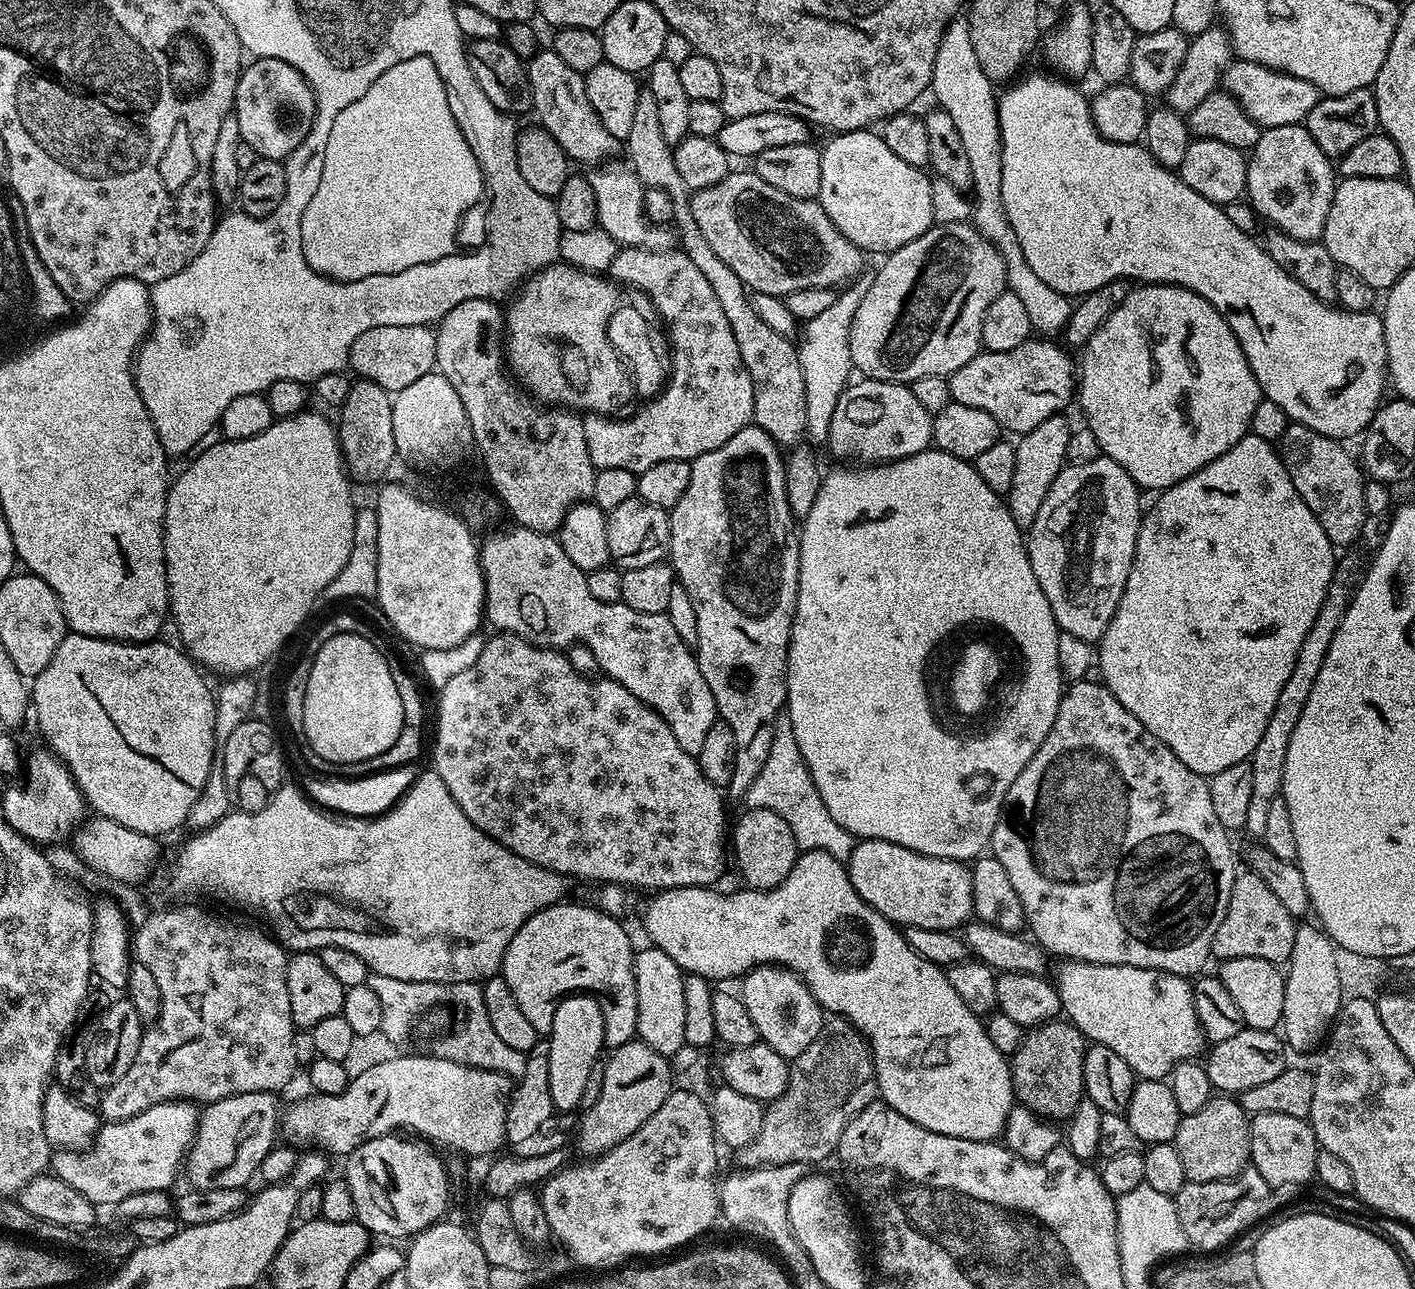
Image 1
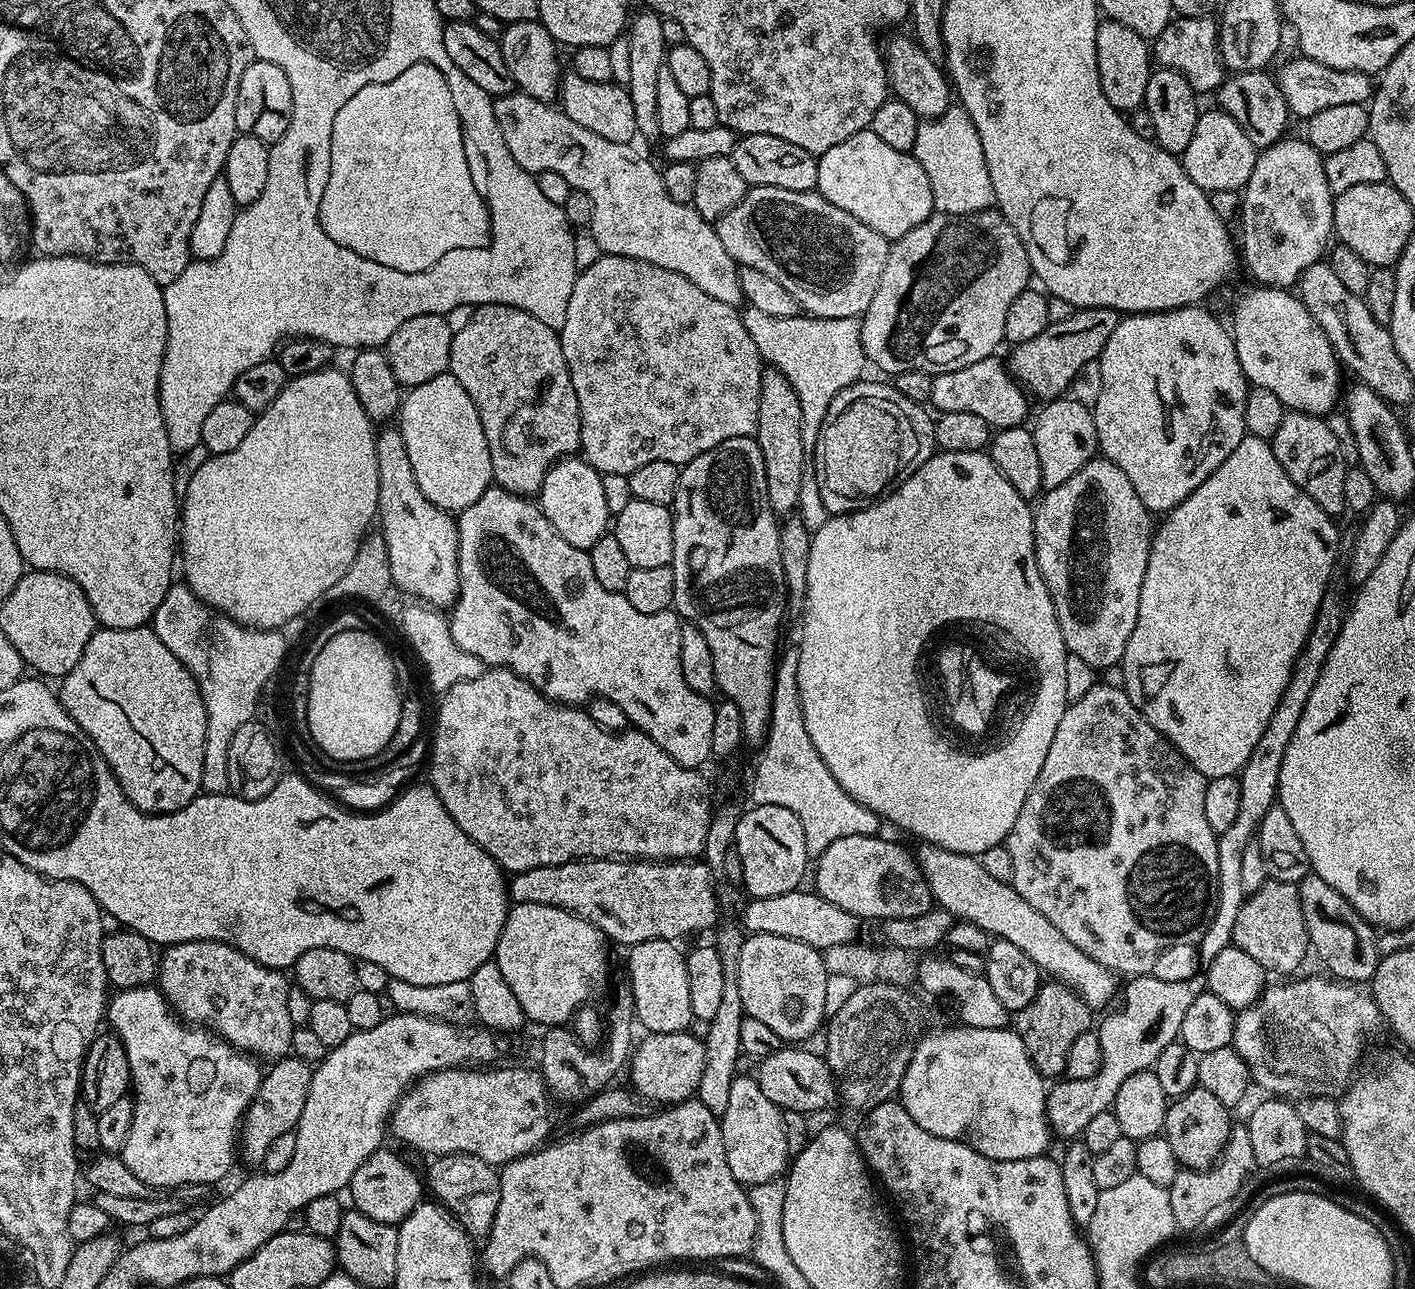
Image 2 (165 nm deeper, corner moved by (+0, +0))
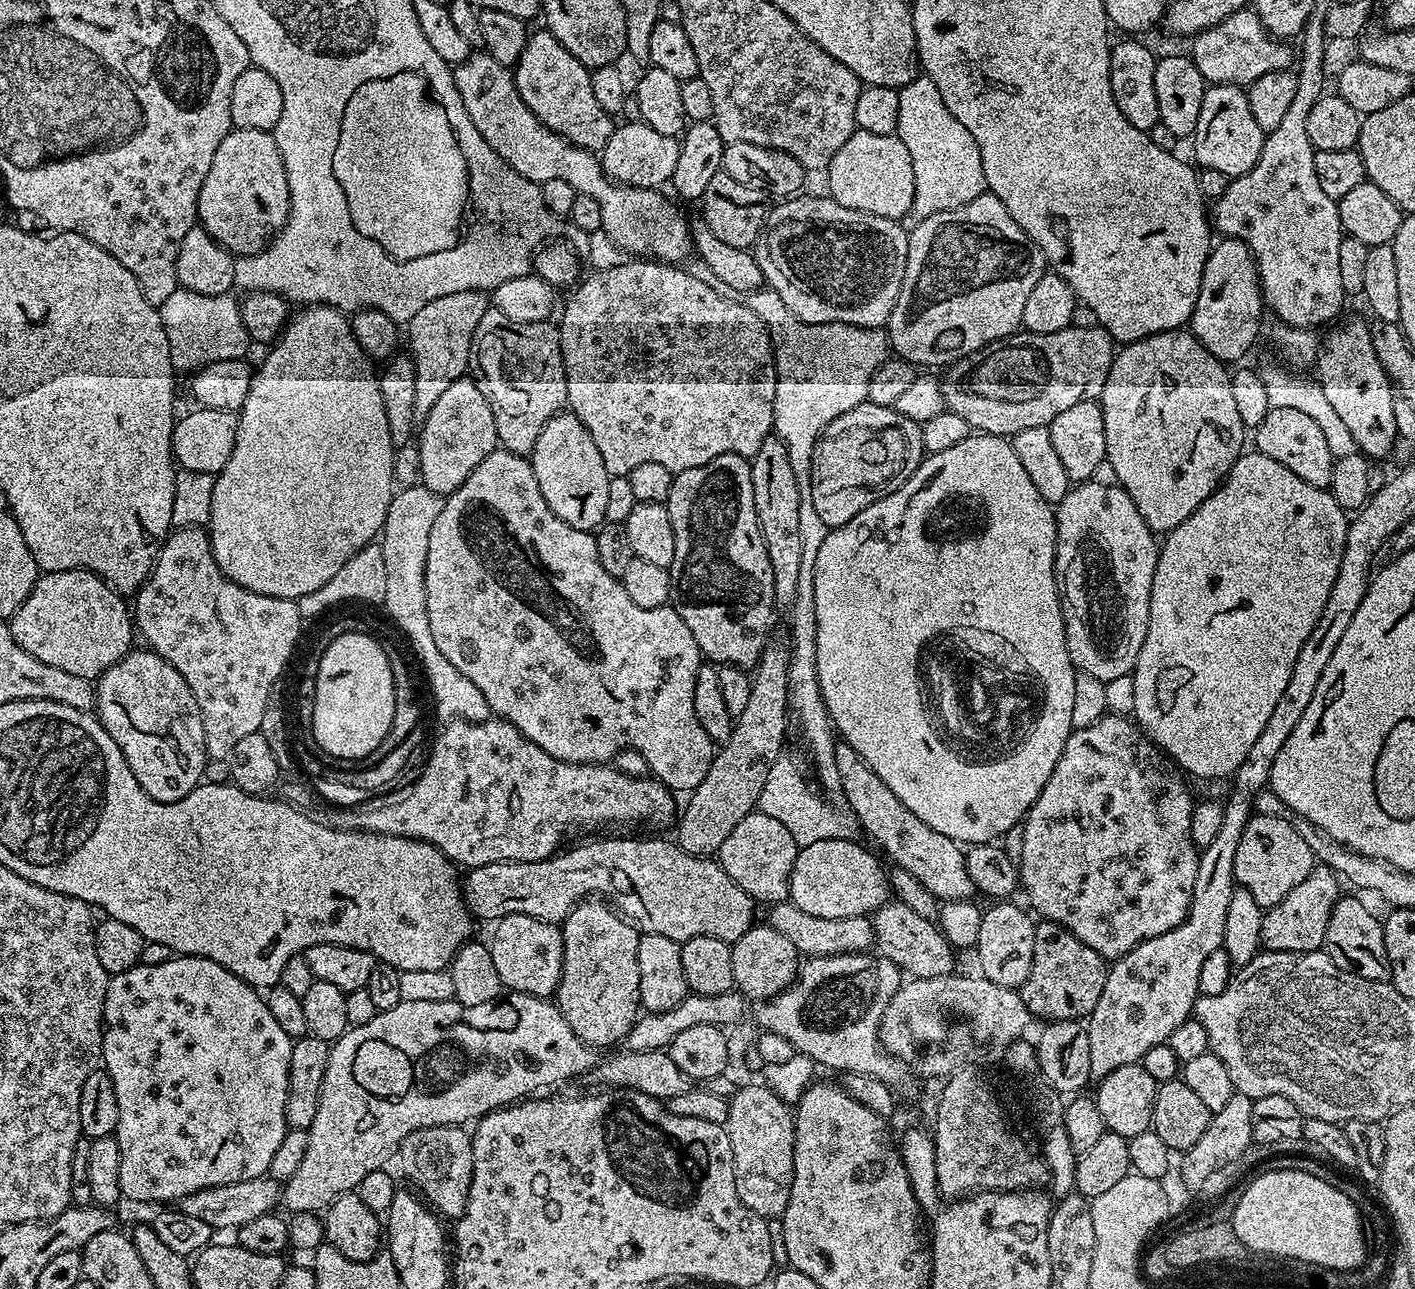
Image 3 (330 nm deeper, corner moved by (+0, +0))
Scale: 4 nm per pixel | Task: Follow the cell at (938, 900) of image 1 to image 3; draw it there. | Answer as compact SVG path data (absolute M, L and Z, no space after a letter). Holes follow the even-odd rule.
M855 839L823 840L810 842L810 846L797 851L790 878L789 899L798 906L798 910L806 910L806 914L814 914L814 918L854 918L874 914L881 906L889 903L890 876L886 868L884 872L880 865L881 857L876 857L870 849L856 843Z

